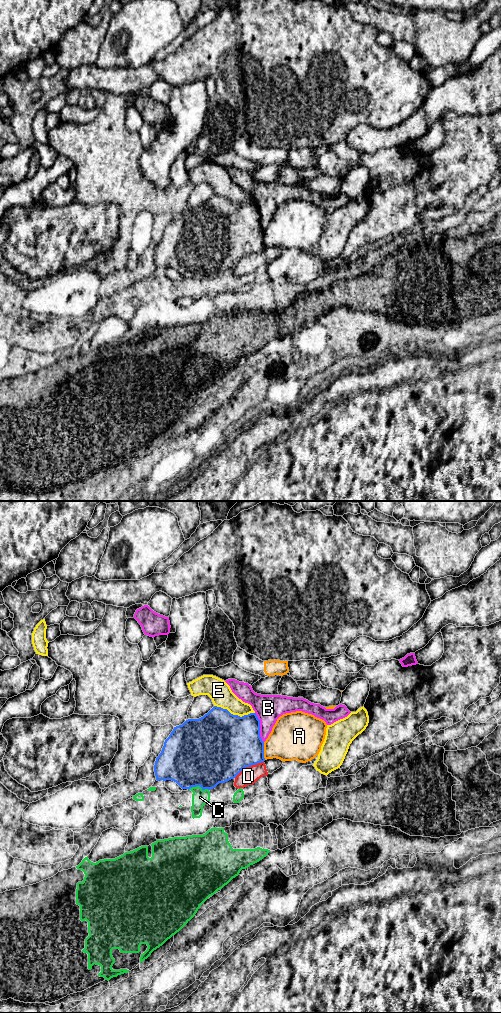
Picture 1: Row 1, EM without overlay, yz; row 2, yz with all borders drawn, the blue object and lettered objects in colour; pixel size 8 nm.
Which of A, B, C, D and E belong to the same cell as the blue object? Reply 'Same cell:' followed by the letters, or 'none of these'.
Same cell: none of these

